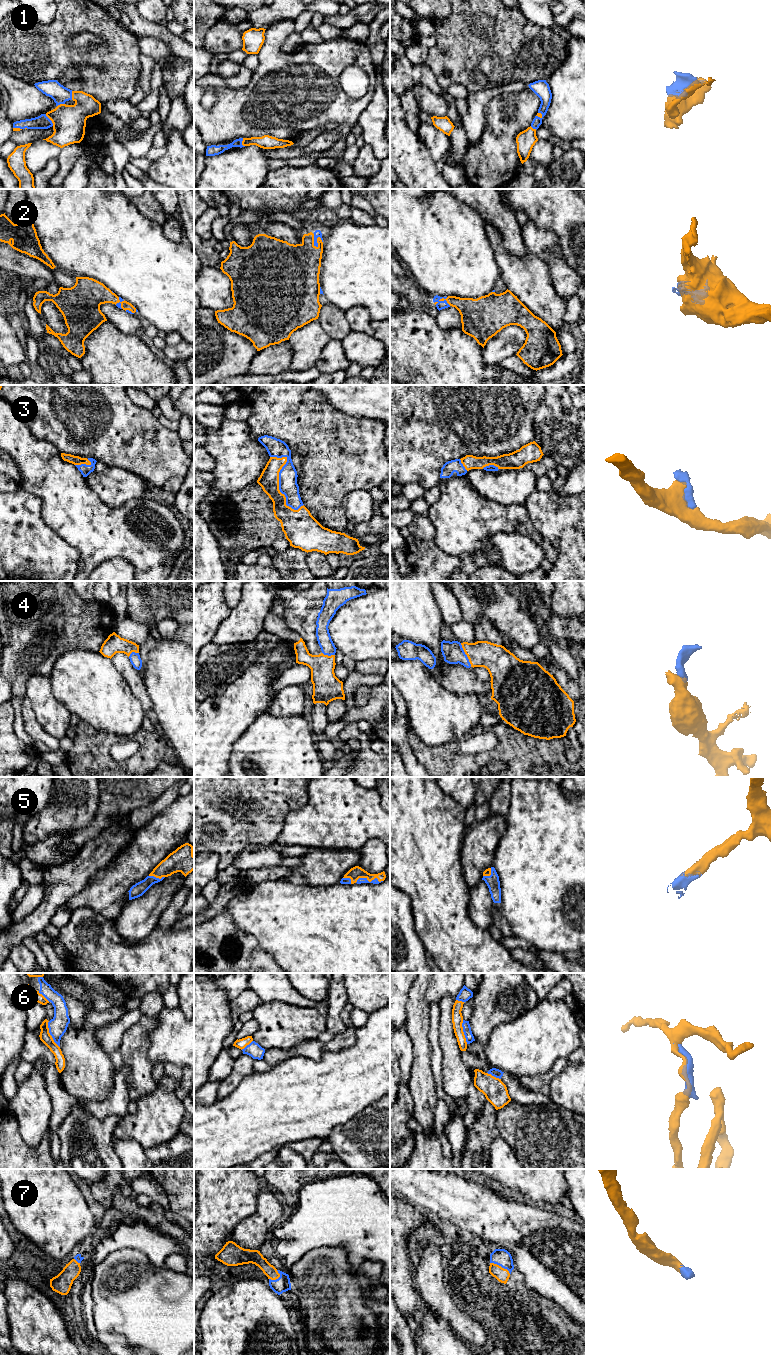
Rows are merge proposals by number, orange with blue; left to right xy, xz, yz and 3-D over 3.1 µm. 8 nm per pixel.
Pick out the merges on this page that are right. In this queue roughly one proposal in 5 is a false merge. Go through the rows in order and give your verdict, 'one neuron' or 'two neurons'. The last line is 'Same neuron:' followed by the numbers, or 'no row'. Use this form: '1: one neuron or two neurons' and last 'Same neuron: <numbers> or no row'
1: one neuron
2: one neuron
3: one neuron
4: one neuron
5: one neuron
6: two neurons
7: one neuron
Same neuron: 1, 2, 3, 4, 5, 7

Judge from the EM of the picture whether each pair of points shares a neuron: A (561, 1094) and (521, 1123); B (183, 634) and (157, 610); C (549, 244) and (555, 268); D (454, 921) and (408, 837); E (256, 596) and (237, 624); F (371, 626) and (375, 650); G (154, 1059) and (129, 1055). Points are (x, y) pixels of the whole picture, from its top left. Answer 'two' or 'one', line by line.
A: two
B: two
C: one
D: one
E: one
F: one
G: two

